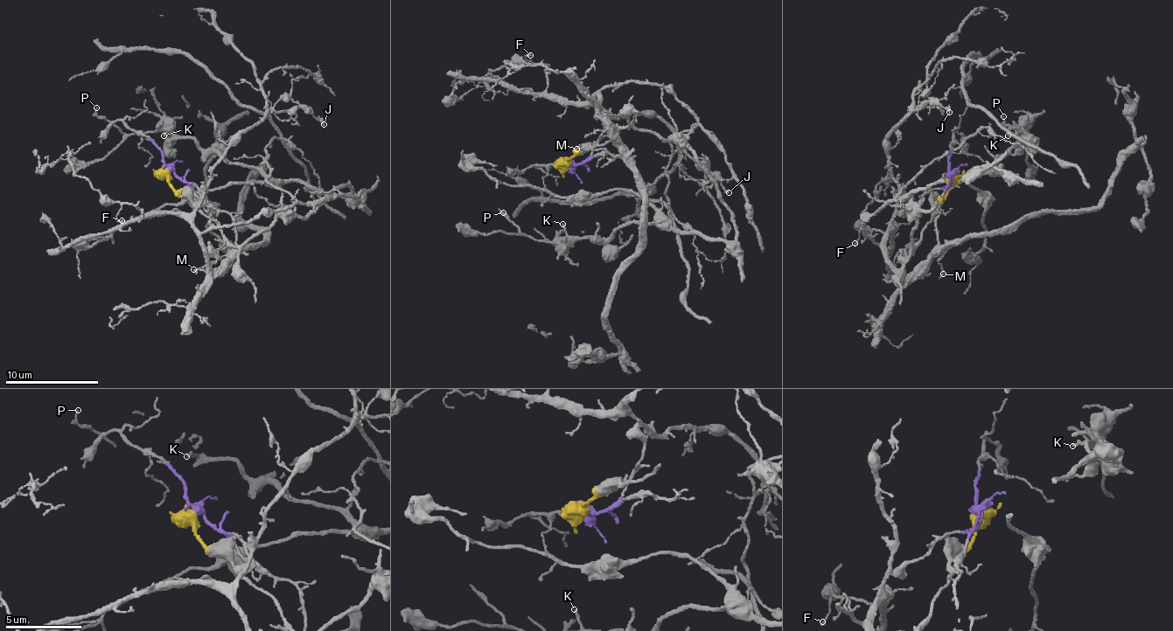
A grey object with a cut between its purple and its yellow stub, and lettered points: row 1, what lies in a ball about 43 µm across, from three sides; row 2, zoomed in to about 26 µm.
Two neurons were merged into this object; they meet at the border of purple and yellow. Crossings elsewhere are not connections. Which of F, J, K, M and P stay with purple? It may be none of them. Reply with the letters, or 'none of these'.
F, J, M

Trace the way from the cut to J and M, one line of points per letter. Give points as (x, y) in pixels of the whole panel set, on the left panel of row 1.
J: (168, 169), (192, 184), (203, 199), (213, 163), (241, 135), (272, 111), (307, 109), (324, 125)
M: (168, 169), (233, 222), (236, 246), (232, 250), (192, 269)

